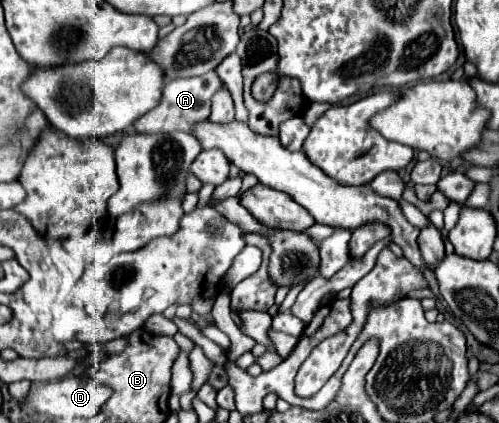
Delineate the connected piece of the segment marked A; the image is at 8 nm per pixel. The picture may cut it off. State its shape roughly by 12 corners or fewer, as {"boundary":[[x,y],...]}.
{"boundary":[[213,70],[167,80],[135,132],[191,132],[223,82]]}

